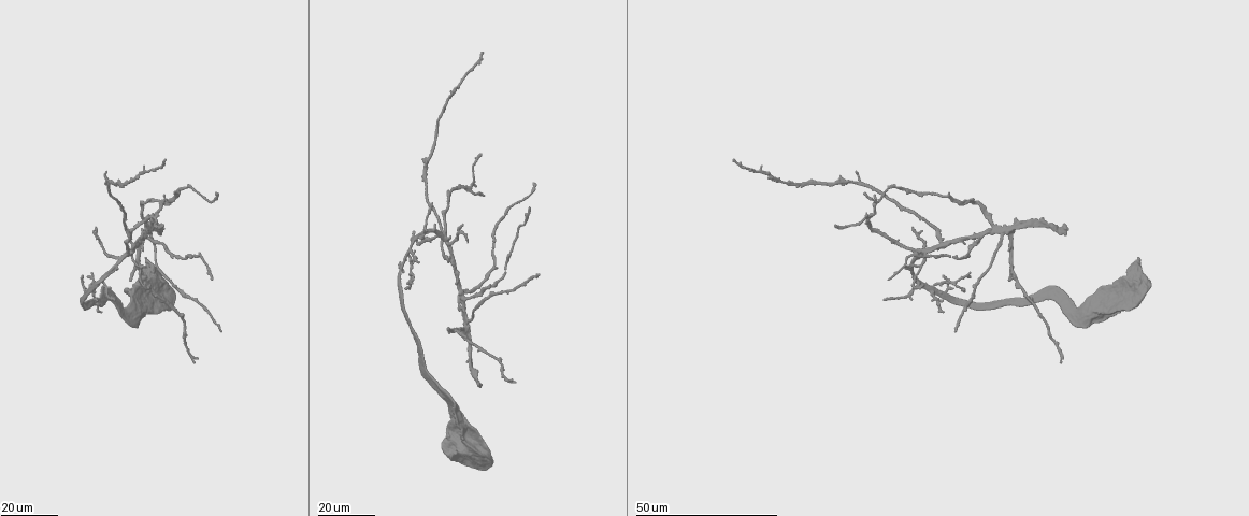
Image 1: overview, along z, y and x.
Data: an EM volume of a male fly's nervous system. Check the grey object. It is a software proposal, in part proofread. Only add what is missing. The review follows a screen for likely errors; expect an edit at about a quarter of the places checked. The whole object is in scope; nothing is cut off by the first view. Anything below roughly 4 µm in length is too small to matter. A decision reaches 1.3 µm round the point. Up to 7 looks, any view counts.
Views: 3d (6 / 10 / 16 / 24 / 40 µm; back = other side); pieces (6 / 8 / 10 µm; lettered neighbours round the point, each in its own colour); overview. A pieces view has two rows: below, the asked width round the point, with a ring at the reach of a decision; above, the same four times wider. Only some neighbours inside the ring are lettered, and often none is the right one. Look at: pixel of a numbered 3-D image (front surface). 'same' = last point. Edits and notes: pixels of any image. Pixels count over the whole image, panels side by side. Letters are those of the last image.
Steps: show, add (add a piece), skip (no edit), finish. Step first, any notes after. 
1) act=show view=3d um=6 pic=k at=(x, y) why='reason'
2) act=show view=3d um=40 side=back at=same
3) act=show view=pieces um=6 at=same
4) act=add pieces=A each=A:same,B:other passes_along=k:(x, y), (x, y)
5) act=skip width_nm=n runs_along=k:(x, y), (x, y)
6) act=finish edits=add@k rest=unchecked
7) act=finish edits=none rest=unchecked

act=show view=3d um=24 pic=1 at=(210, 278) why='end of a long branch'

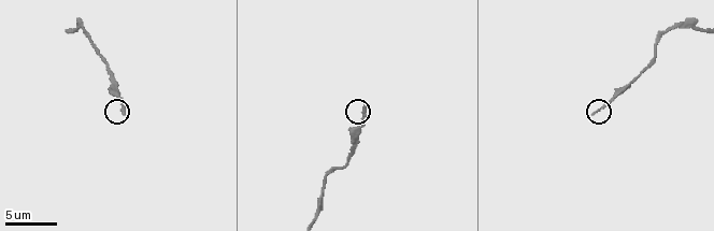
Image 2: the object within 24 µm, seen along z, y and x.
act=show view=pieces um=8 pic=2 at=(363, 107)

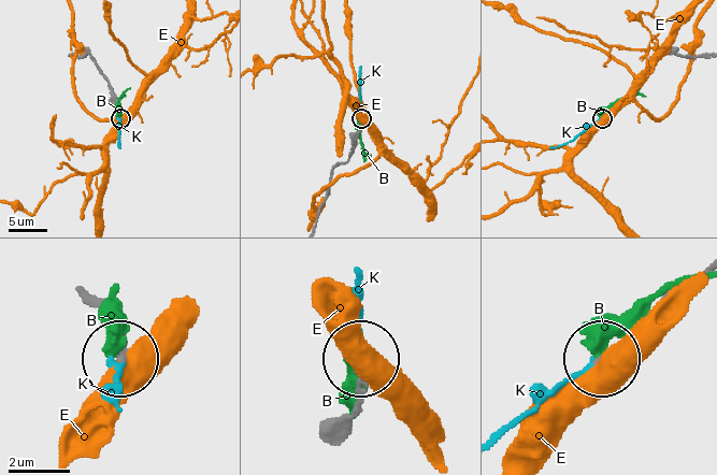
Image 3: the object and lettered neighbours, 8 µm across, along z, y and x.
act=add pieces=K width_nm=150 each=B:other,E:other,K:same found='the neuron continues'

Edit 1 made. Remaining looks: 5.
act=show view=overview

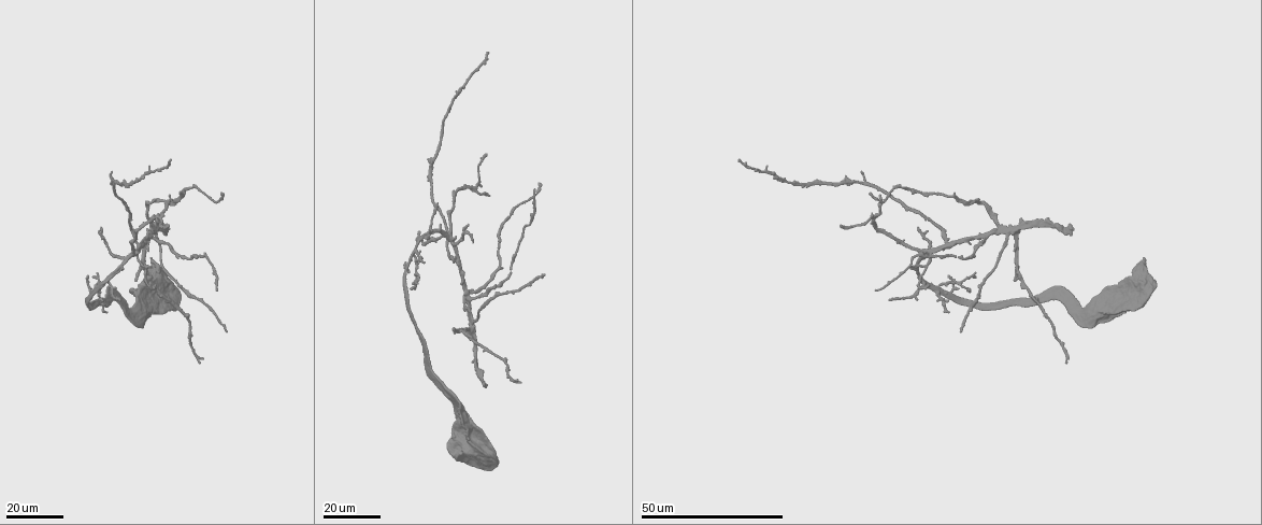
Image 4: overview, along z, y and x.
act=show view=3d um=16 pic=4 at=(542, 275) why='end of a long branch'

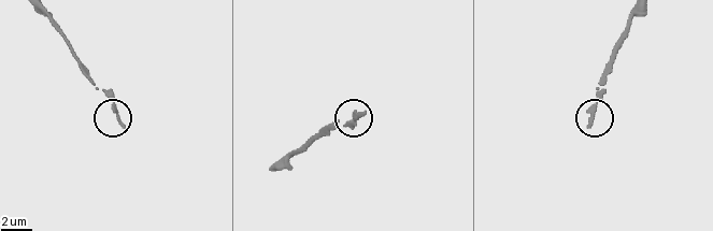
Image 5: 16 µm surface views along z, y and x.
act=show view=pieces um=6 pic=5 at=(588, 125)

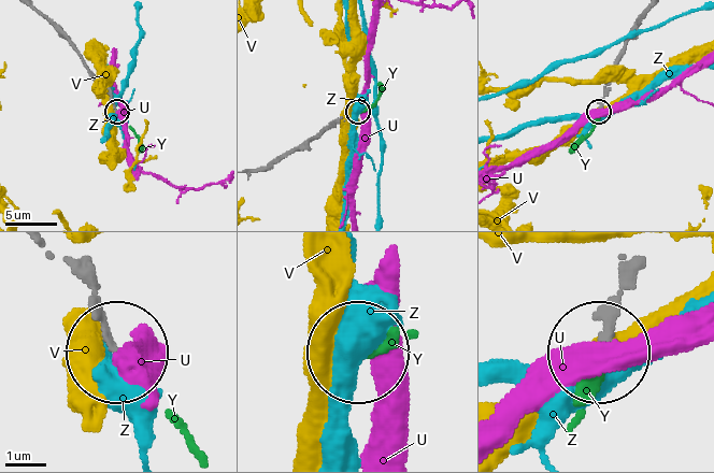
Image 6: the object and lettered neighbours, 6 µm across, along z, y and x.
act=add pieces=Y each=U:other,V:other,Y:same,Z:other found='the neuron continues'

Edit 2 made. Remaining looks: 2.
act=show view=3d um=16 pic=4 at=(412, 288) why='free end'

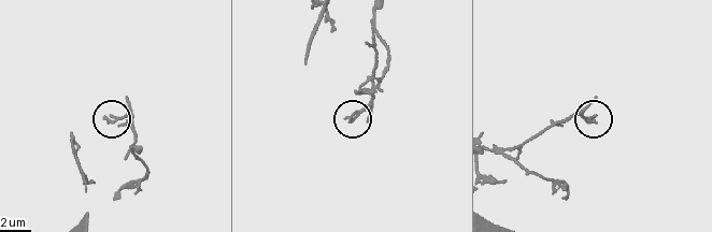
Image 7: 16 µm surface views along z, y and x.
act=show view=pieces um=10 pic=7 at=(347, 117)

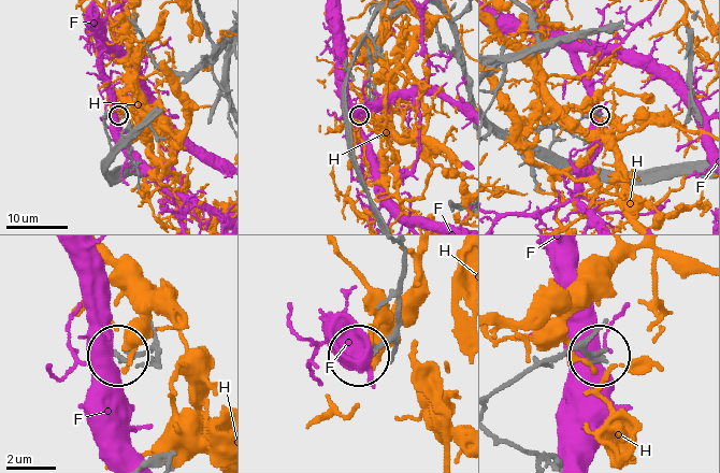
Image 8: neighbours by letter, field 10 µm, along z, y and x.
act=skip width_nm=180 each=F:other,H:other runs_along=8:(501, 389), (569, 352), (600, 354) found='none of them fits'

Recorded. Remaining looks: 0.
act=finish edits=add@3,add@6 rest=unchecked

